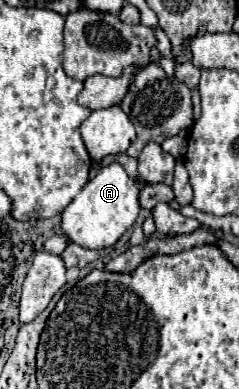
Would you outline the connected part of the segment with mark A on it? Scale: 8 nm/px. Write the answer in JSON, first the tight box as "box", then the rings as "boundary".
{"box":[62,163,140,249],"boundary":[[[120,163],[102,167],[96,177],[92,177],[74,197],[74,201],[62,211],[62,233],[70,241],[88,249],[112,247],[134,225],[140,213],[138,193],[140,189],[136,181],[128,177],[126,169]]]}

